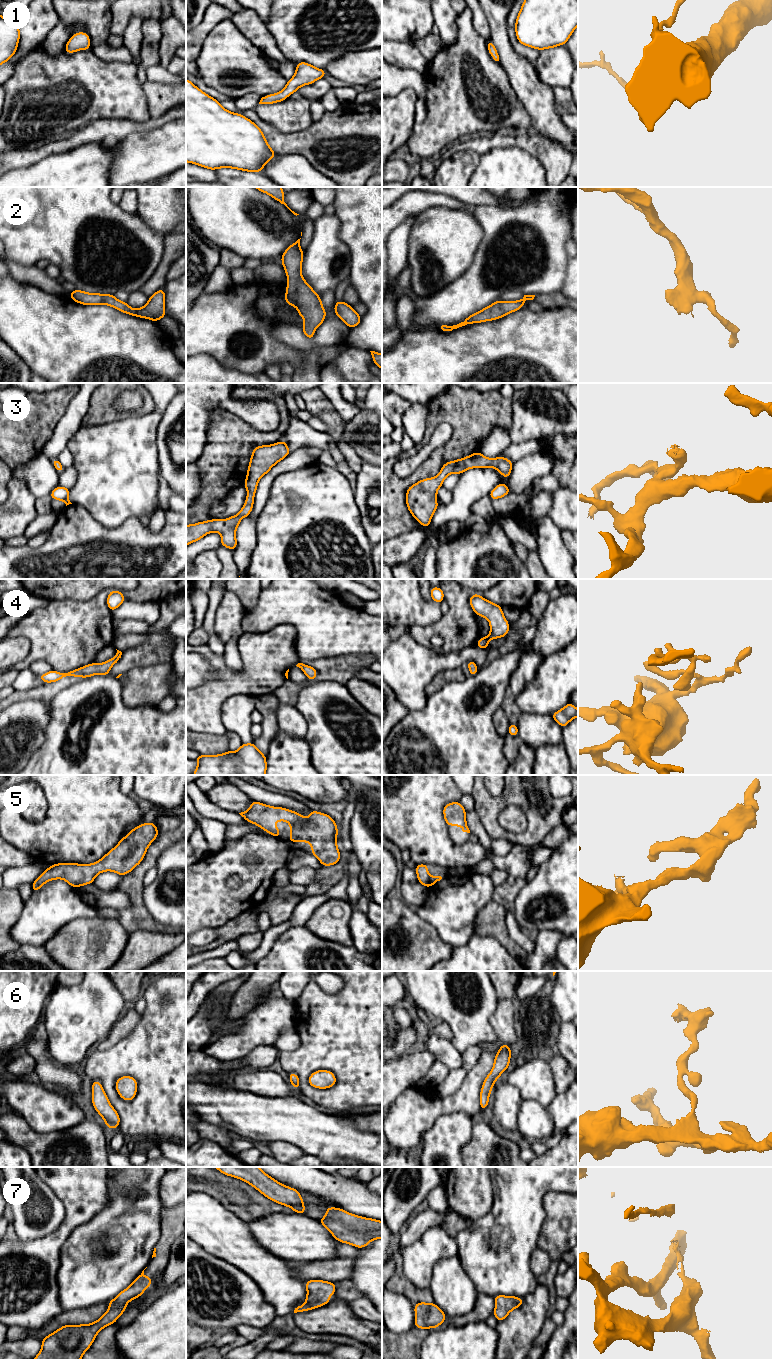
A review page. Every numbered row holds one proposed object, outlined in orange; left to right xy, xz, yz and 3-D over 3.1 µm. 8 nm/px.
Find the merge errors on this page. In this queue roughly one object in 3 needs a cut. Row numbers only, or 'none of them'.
none of them

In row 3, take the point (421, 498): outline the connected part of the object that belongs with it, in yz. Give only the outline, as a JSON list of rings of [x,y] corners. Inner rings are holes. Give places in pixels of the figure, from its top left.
[[[479,451],[462,459],[444,463],[439,474],[433,478],[426,478],[410,486],[406,491],[406,505],[411,515],[427,528],[431,518],[439,505],[437,504],[437,491],[451,473],[461,475],[467,469],[472,468],[494,468],[500,474],[509,478],[513,467],[512,461],[502,456],[497,458],[487,458]]]

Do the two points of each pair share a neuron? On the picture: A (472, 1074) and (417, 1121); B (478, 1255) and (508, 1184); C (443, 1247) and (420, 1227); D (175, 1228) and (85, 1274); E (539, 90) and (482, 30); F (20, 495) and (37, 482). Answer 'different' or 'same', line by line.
A: same
B: same
C: different
D: different
E: different
F: different

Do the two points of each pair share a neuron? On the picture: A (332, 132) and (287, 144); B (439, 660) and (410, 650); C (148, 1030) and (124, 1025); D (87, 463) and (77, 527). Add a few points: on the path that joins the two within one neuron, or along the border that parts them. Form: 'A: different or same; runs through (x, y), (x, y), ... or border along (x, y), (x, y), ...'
A: same; runs through (321, 138), (314, 143), (298, 143)
B: same; runs through (432, 660), (420, 660), (417, 657)
C: different; border along (142, 1014), (139, 1023), (118, 1042)
D: different; border along (72, 503), (83, 506), (98, 521)

